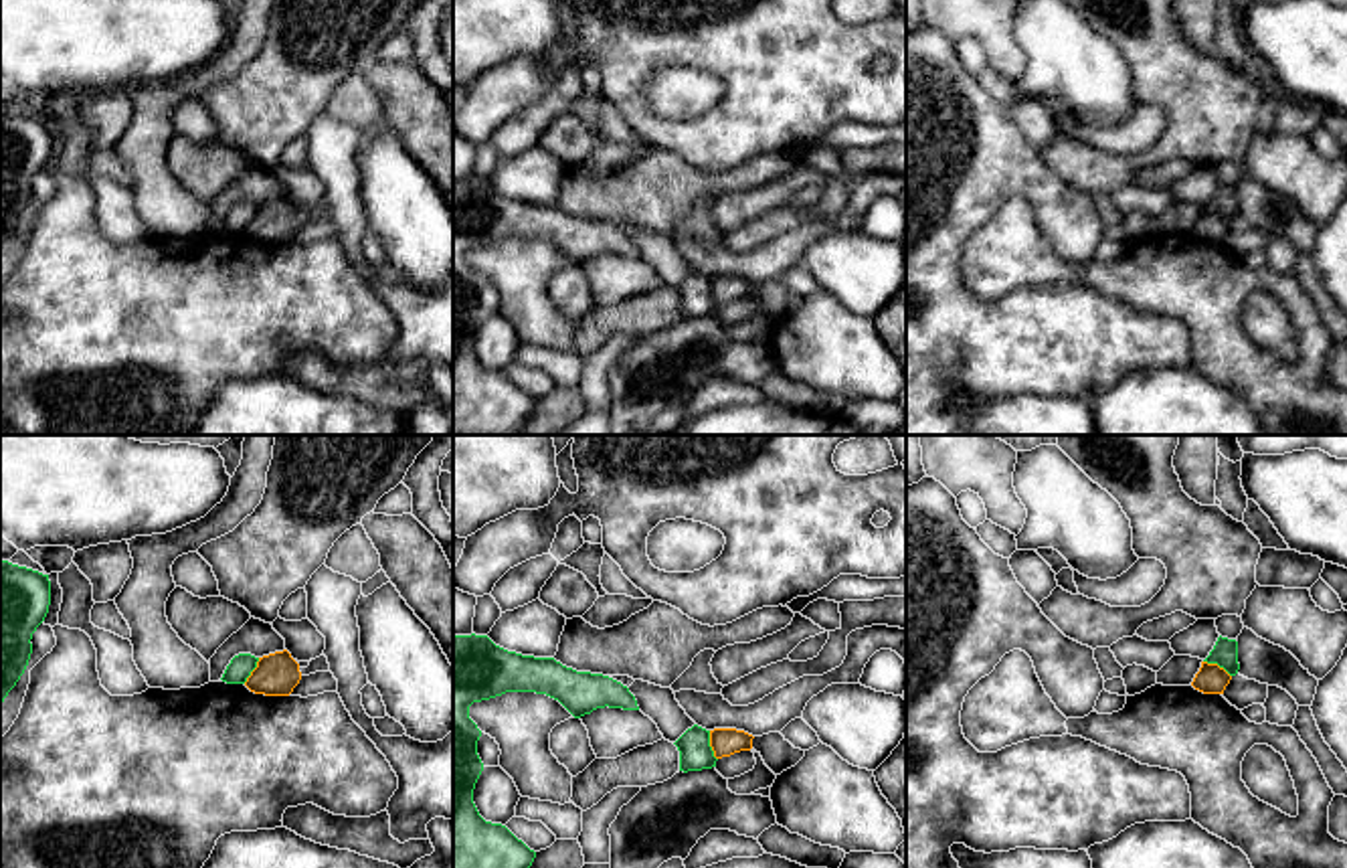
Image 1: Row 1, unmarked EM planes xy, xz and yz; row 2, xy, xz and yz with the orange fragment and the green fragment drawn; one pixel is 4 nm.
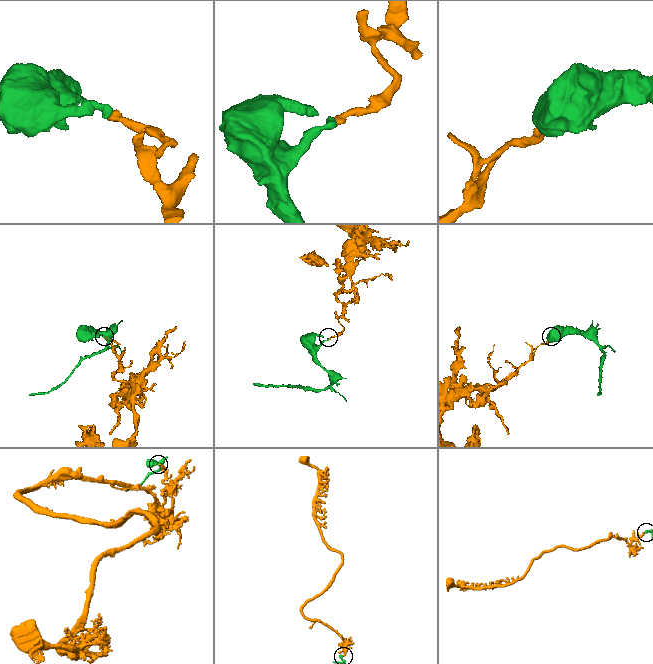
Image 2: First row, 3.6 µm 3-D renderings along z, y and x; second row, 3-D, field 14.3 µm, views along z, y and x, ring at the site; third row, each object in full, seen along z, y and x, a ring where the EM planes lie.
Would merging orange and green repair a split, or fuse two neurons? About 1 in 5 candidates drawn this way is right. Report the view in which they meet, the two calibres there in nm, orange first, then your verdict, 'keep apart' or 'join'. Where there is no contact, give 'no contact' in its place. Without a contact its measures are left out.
xz | 110/130 nm | keep apart

